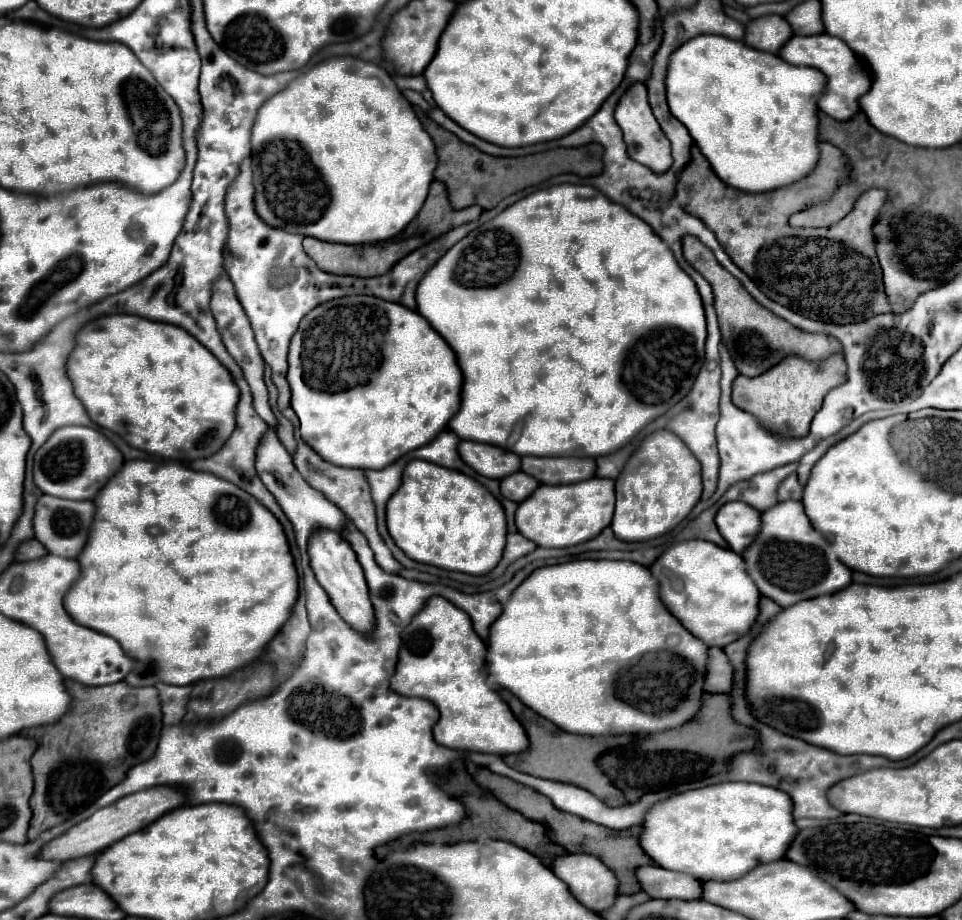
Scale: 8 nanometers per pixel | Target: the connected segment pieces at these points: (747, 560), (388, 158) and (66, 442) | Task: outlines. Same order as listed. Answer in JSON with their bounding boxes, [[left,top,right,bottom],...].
[[742,500,852,608],[252,56,438,244],[34,426,124,500]]

